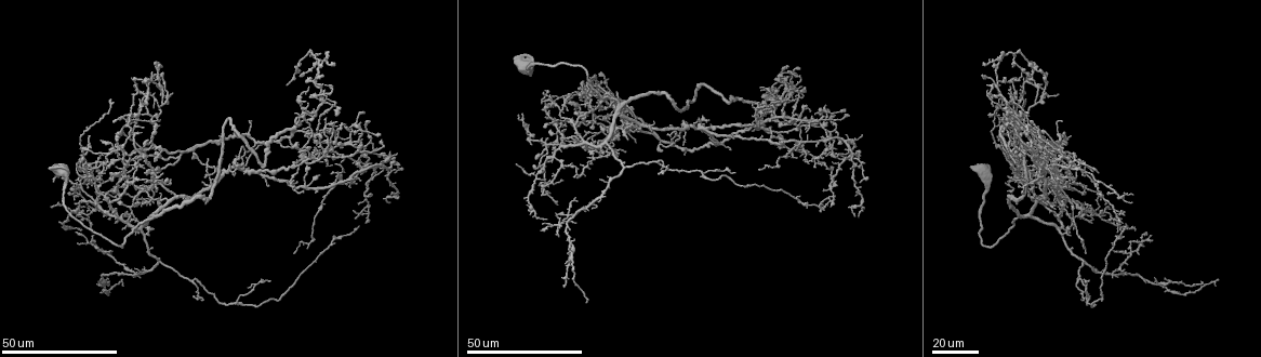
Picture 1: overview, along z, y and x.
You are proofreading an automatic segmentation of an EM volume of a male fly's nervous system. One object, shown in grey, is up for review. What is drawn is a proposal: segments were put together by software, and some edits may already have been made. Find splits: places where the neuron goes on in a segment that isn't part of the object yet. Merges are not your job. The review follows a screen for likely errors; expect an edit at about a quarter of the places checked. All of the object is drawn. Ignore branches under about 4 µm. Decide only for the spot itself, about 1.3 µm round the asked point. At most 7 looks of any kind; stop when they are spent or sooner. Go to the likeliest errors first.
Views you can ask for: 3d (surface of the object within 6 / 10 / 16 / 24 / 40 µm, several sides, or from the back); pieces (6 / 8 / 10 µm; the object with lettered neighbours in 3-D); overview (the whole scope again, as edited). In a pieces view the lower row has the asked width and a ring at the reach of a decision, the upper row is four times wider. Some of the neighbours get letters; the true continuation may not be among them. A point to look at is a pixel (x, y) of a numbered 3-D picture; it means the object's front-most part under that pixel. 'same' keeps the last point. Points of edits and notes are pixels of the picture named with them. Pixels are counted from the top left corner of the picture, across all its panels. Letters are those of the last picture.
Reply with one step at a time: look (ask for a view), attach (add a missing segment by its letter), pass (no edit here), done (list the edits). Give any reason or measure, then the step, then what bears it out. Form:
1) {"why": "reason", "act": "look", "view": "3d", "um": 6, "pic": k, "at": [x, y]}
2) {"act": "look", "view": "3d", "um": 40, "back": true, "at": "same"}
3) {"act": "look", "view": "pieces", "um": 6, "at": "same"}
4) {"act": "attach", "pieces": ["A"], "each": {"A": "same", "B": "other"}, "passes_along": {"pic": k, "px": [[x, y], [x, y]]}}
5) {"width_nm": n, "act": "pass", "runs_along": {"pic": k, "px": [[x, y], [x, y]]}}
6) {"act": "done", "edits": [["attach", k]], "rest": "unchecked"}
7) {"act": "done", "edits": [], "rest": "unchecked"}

{"act": "look", "view": "3d", "um": 24, "pic": 1, "at": [356, 143]}

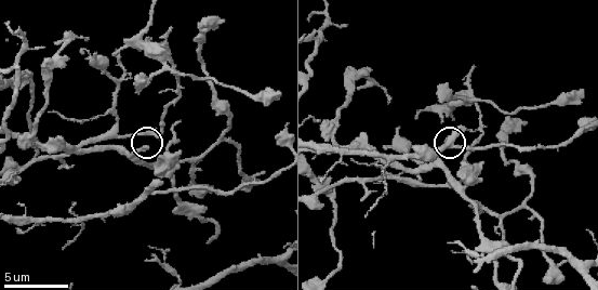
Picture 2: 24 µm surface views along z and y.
{"act": "look", "view": "pieces", "um": 10, "pic": 2, "at": [148, 145]}

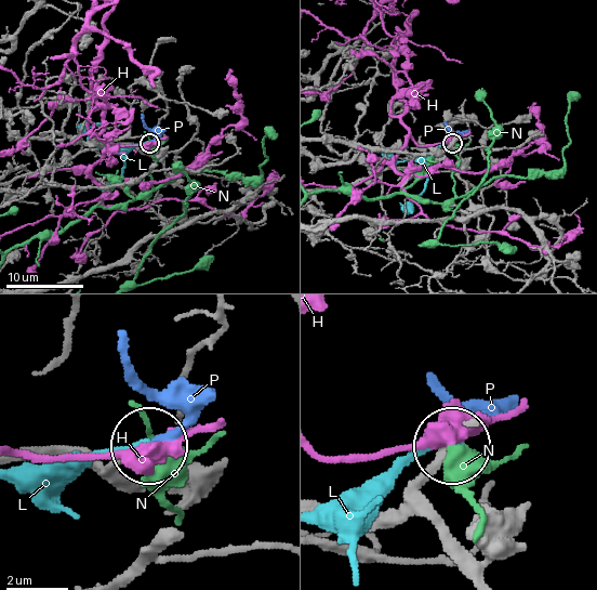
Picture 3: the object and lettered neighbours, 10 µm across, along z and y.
{"width_nm": 220, "act": "attach", "pieces": ["P"], "each": {"H": "other", "L": "other", "N": "other", "P": "same"}, "found": "it goes on there"}

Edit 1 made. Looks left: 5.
{"why": "branch stops here", "act": "look", "view": "3d", "um": 40, "pic": 1, "at": [322, 161]}

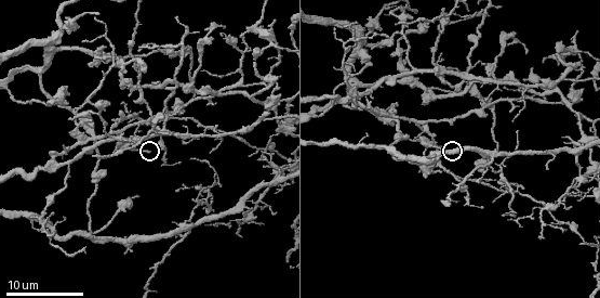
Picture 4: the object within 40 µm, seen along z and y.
{"why": "see the neighbours", "act": "look", "view": "pieces", "um": 8, "pic": 4, "at": [149, 151]}

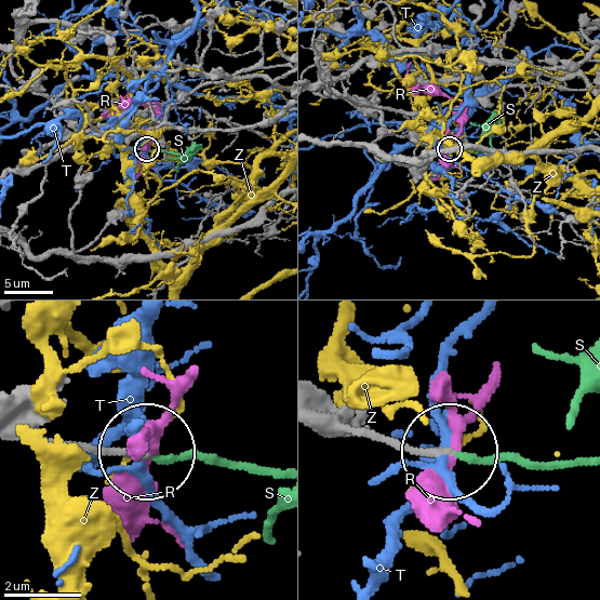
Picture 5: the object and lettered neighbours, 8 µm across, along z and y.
{"act": "attach", "pieces": ["S"], "each": {"R": "other", "S": "same", "T": "other", "Z": "other"}, "found": "it goes on there"}

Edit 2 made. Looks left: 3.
{"why": "an open end", "act": "look", "view": "pieces", "um": 6, "pic": 2, "at": [177, 123]}

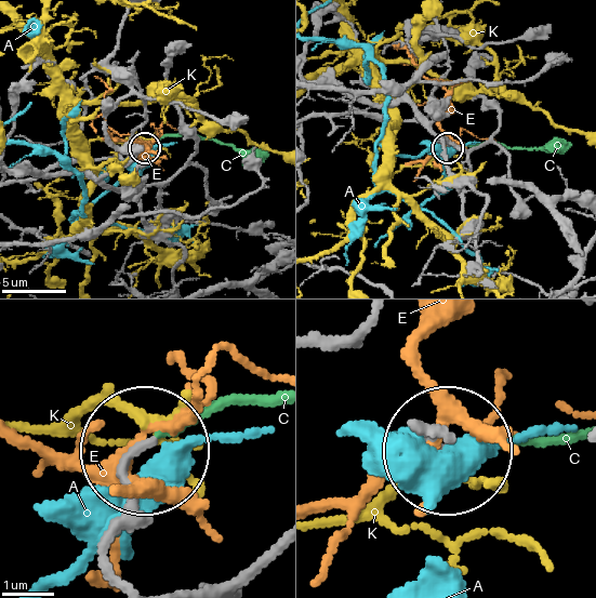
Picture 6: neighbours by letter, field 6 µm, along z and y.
{"width_nm": 130, "act": "attach", "pieces": ["C"], "each": {"A": "other", "C": "same", "E": "other", "K": "other"}, "found": "it goes on there"}

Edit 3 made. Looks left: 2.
{"act": "done", "edits": [["attach", 3], ["attach", 5], ["attach", 6]], "rest": "unchecked"}

